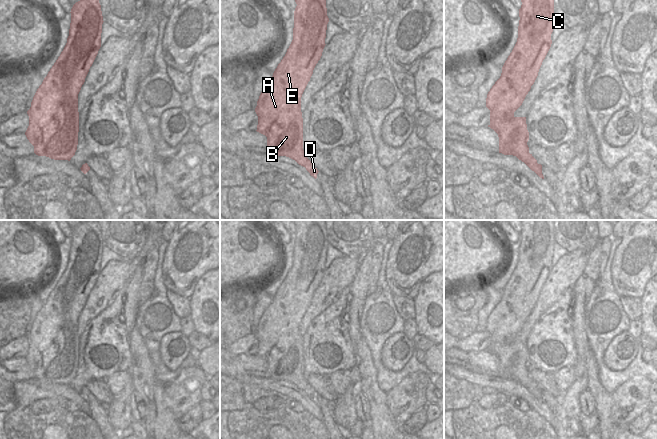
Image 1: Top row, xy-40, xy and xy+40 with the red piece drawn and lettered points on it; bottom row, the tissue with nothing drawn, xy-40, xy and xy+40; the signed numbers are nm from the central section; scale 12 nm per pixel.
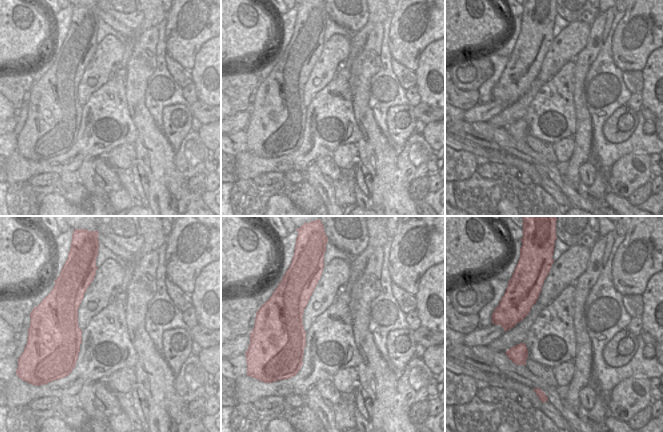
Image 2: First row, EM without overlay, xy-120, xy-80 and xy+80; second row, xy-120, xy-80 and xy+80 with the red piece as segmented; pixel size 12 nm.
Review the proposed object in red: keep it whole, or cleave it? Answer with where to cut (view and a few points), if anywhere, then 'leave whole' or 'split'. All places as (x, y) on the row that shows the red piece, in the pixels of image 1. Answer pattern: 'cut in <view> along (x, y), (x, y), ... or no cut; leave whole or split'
no cut; leave whole

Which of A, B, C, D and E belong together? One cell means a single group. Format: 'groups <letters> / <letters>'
groups A B C D E

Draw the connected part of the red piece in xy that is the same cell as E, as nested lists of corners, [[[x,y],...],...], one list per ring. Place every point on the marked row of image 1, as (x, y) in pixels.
[[[295,0],[293,40],[281,62],[275,69],[271,80],[262,90],[255,112],[258,116],[257,132],[267,137],[267,153],[286,156],[317,178],[318,170],[307,158],[303,150],[303,118],[301,97],[310,81],[313,70],[322,56],[329,18],[326,0]]]

